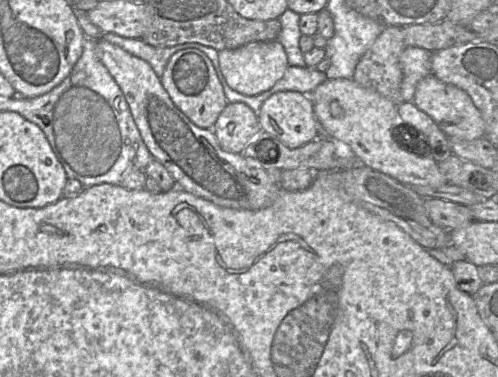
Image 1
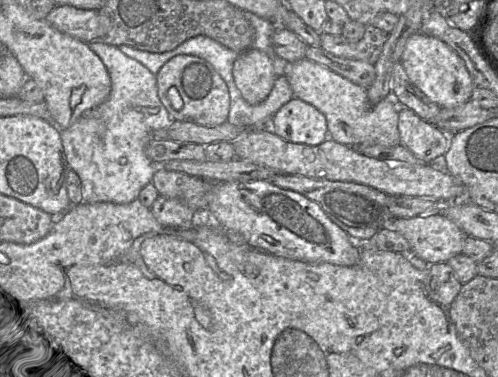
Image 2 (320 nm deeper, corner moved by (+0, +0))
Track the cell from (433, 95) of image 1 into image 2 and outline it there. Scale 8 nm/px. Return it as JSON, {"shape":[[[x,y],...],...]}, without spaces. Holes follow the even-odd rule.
{"shape":[[[422,32],[412,34],[406,41],[401,64],[410,81],[439,107],[453,108],[471,99],[474,83],[464,61],[437,37]]]}

